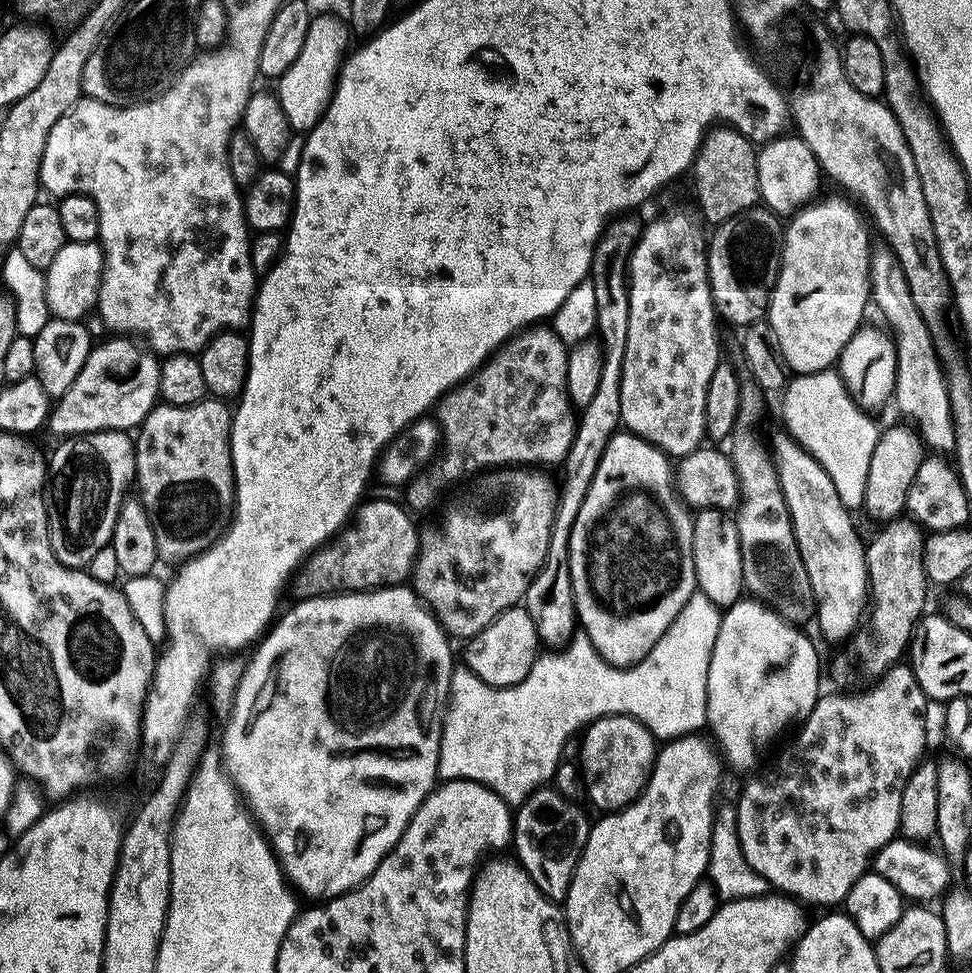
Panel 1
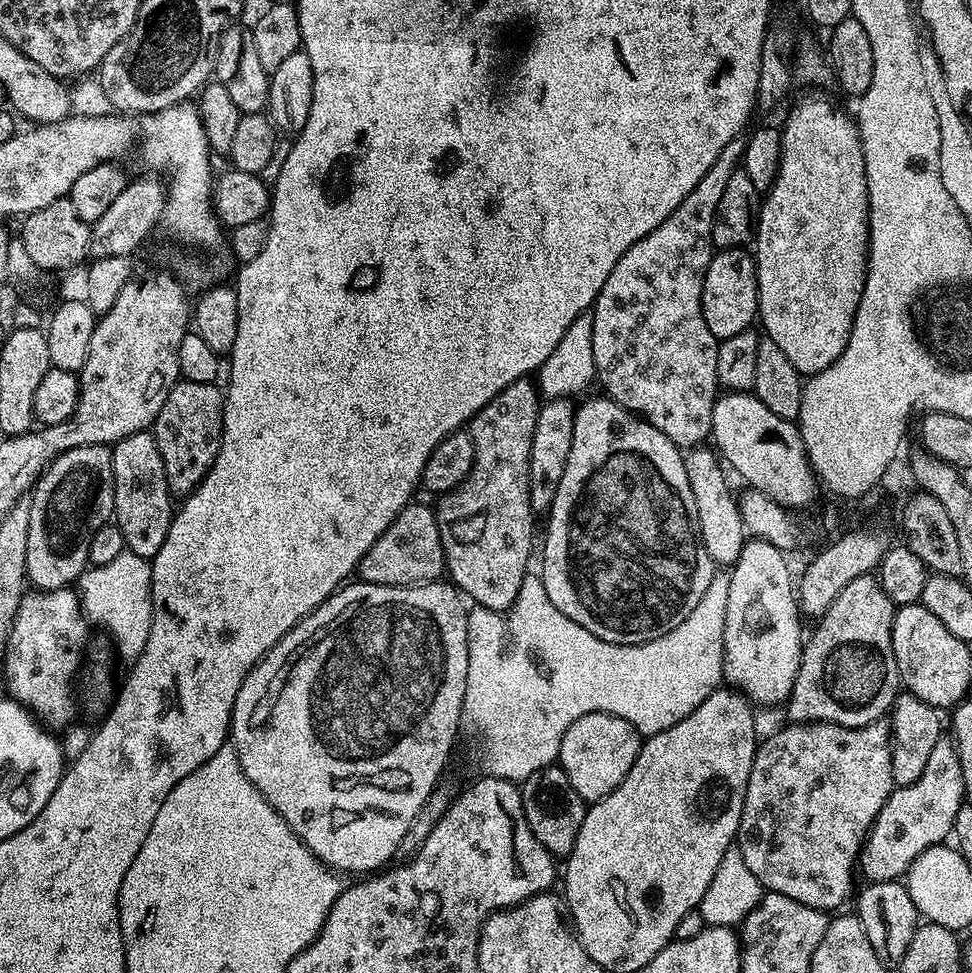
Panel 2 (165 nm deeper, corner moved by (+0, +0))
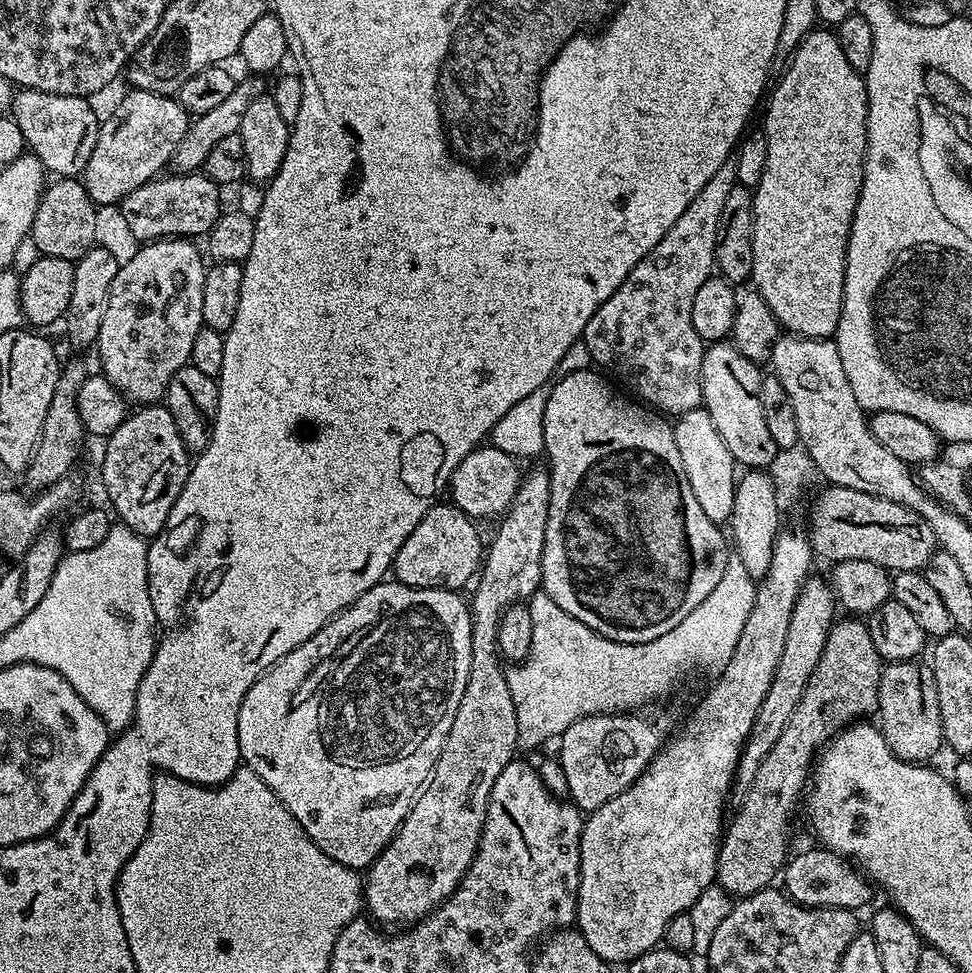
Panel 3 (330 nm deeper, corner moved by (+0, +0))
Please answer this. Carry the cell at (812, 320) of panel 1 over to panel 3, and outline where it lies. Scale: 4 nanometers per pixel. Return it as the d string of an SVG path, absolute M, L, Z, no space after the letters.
M813 30L801 42L796 51L791 53L788 69L780 76L780 81L771 89L763 109L765 120L762 131L766 138L766 170L762 170L762 178L756 183L752 193L754 206L754 266L751 283L762 298L766 298L766 306L774 310L774 318L778 318L781 329L797 336L809 336L815 340L826 340L836 335L836 327L842 314L844 301L844 275L846 274L846 254L848 239L852 229L852 219L858 206L858 198L864 181L864 155L868 149L868 91L864 85L864 76L846 62L846 54L842 54L842 46L838 42L835 31Z

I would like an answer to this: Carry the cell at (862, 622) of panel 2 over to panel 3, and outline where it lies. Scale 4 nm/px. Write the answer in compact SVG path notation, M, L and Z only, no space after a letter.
M843 618L837 619L833 623L832 629L828 632L828 637L826 638L826 646L822 650L822 658L818 662L818 666L814 670L814 674L810 678L810 682L806 686L806 690L802 694L802 698L798 702L798 706L794 710L794 714L790 714L790 720L786 722L785 729L782 730L782 734L779 735L778 740L771 747L770 752L766 754L765 758L762 760L761 765L758 766L758 772L754 777L754 782L751 783L748 792L742 796L742 802L744 805L741 806L740 810L737 812L736 817L729 819L727 821L726 827L722 833L722 839L720 841L720 853L716 856L716 879L715 883L719 887L723 888L729 896L733 898L739 898L741 896L749 896L754 894L758 890L769 887L773 883L772 880L781 875L782 869L789 859L790 851L788 852L788 823L791 822L792 811L796 808L796 799L801 799L802 793L806 788L806 781L810 776L810 769L814 764L814 757L817 755L818 750L823 749L827 745L828 741L832 739L833 736L838 732L844 731L845 728L849 727L853 722L859 721L861 718L868 718L868 716L877 711L876 703L878 702L878 686L880 685L880 674L882 671L882 661L878 650L874 646L874 638L870 638L870 630L868 629L867 623L860 618L844 618L848 620L843 620Z

